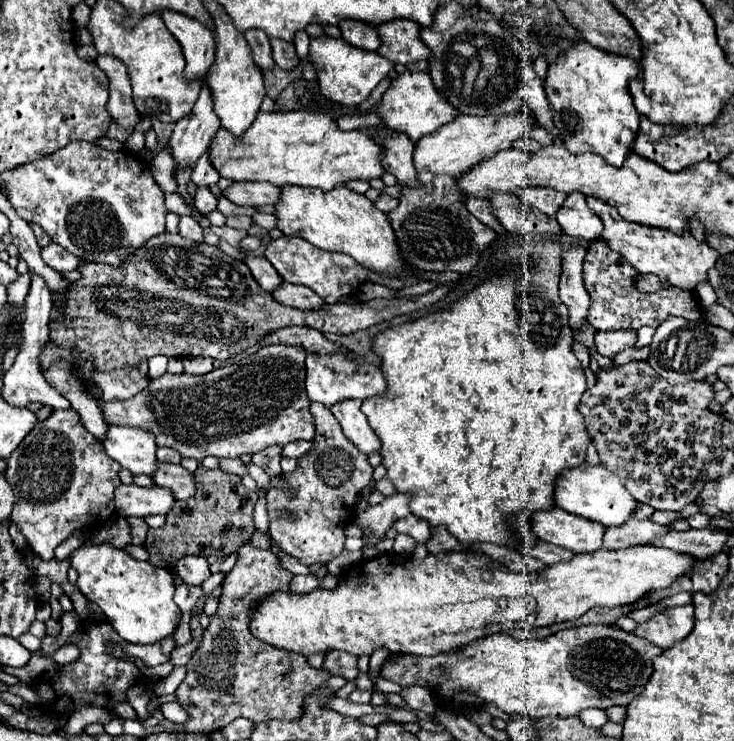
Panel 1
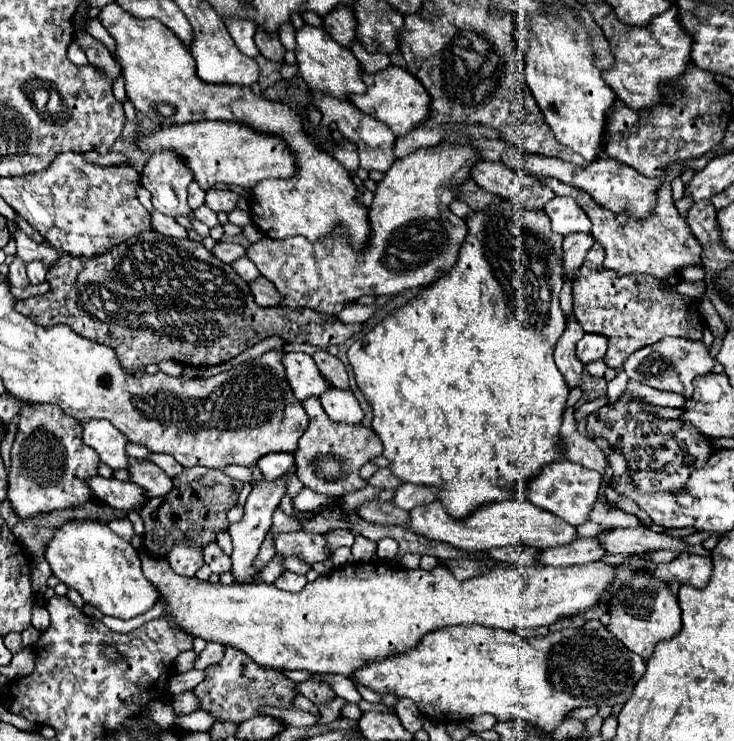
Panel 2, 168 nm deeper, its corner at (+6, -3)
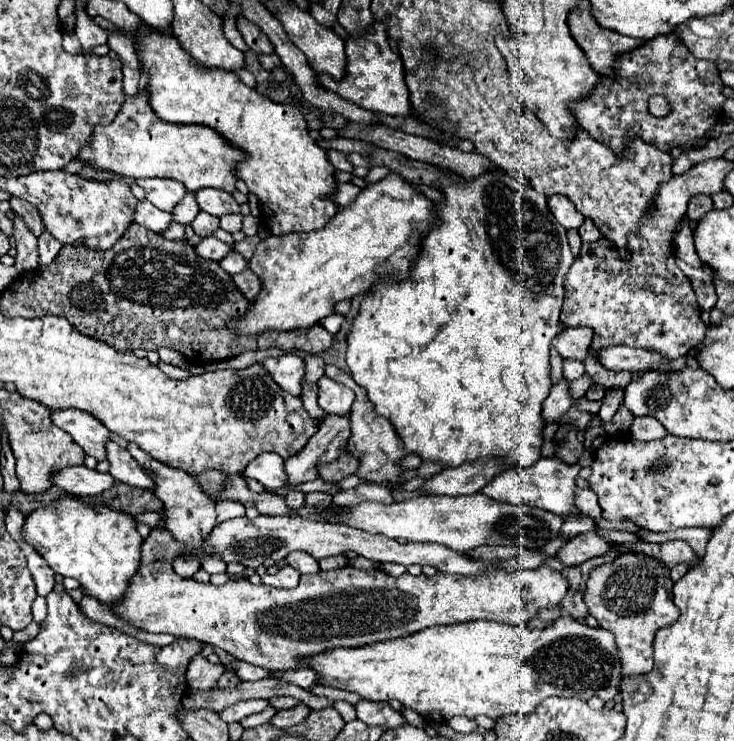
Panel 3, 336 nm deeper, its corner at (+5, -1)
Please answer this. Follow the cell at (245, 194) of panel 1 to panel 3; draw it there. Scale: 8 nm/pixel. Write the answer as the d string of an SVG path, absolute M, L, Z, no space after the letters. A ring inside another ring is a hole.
M203 188L203 190L195 192L195 198L197 198L197 204L203 212L209 212L215 216L239 212L239 204L233 200L233 194L223 192L223 190Z

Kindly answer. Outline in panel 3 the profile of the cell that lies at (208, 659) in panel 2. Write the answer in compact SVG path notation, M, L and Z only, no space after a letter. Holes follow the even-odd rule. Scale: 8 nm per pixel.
M231 656L231 660L233 660L233 668L235 668L235 672L237 672L237 676L241 680L261 680L261 678L267 678L267 676L273 674L271 670L267 672L265 668L255 668L255 666L251 666L251 664L243 662L243 660L237 660L233 656Z

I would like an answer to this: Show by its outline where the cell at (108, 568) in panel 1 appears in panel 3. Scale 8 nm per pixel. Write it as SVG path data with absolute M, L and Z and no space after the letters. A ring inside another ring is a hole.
M63 496L55 506L39 508L25 518L23 538L47 560L55 574L79 580L83 592L107 606L123 600L135 570L141 564L143 538L135 530L133 516L107 506L87 506Z

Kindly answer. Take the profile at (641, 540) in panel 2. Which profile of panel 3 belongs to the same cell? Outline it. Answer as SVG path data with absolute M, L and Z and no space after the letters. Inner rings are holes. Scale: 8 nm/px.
M595 530L593 532L585 532L579 534L575 538L571 538L561 550L559 550L559 560L567 566L579 566L583 562L587 562L589 558L595 556L603 556L611 550L611 546L615 546L611 540L605 540L603 536L599 536Z

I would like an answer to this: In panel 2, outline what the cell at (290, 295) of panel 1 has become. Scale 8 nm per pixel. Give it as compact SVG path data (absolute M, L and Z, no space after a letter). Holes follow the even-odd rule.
M258 276L258 280L252 280L248 286L258 306L268 308L268 306L278 306L282 302L282 296L278 296L278 290L274 288L274 284L264 276Z

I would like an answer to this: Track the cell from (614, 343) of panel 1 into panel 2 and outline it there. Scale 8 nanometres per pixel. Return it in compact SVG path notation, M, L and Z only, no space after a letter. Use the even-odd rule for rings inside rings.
M584 334L584 338L576 344L578 360L582 360L582 364L600 360L604 356L606 348L608 348L606 336L600 336L600 334Z

